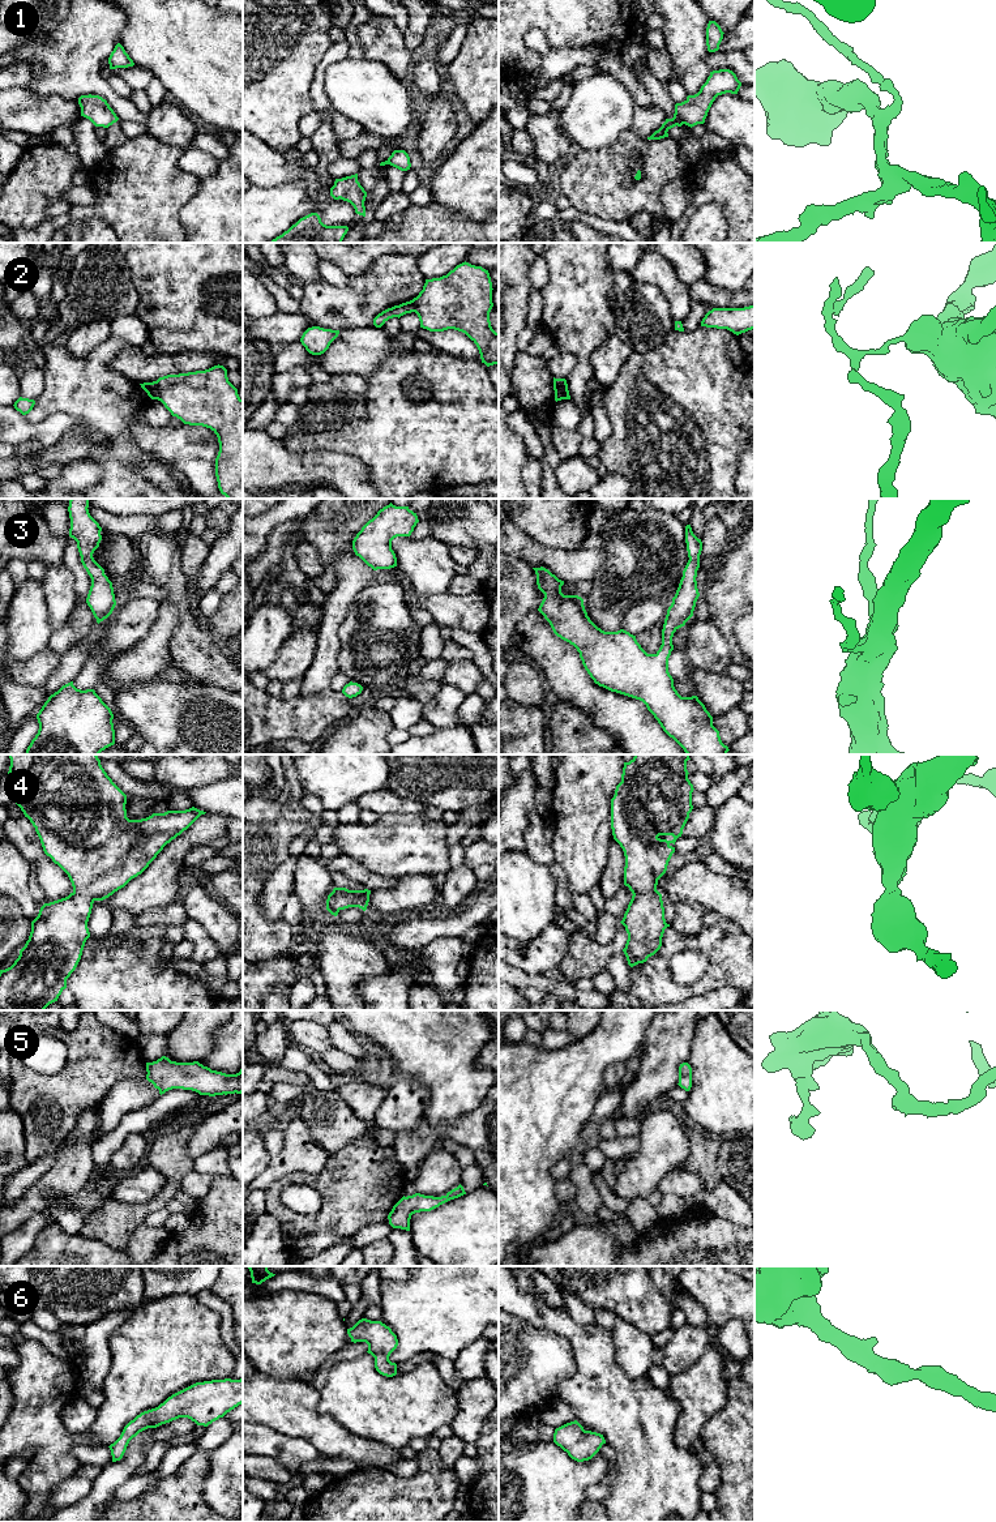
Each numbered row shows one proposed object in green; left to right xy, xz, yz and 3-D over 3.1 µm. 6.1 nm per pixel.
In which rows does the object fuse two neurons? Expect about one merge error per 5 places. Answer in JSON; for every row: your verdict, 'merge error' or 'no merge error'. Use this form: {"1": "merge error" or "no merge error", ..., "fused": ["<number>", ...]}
{"1": "no merge error", "2": "merge error", "3": "no merge error", "4": "no merge error", "5": "no merge error", "6": "no merge error", "fused": ["2"]}

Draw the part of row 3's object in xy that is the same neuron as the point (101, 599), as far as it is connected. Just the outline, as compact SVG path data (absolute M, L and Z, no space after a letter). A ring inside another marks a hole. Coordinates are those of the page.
M89 499L69 500L69 536L77 542L81 563L91 578L86 603L99 624L112 613L116 600L112 582L104 574L104 569L93 557L94 551L102 540L102 527L90 516L87 508Z

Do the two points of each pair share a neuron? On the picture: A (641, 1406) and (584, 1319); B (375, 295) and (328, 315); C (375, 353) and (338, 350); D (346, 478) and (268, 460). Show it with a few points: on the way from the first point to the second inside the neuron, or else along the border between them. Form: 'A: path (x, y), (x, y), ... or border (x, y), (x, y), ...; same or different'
A: border (565, 1308), (575, 1321), (580, 1324), (594, 1322); different
B: path (363, 298), (355, 306), (340, 307); same
C: path (366, 350), (347, 350); same
D: path (326, 469), (287, 469); same

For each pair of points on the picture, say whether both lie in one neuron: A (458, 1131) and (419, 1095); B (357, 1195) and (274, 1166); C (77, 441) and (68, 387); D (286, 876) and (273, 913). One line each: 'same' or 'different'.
A: different
B: different
C: same
D: same

